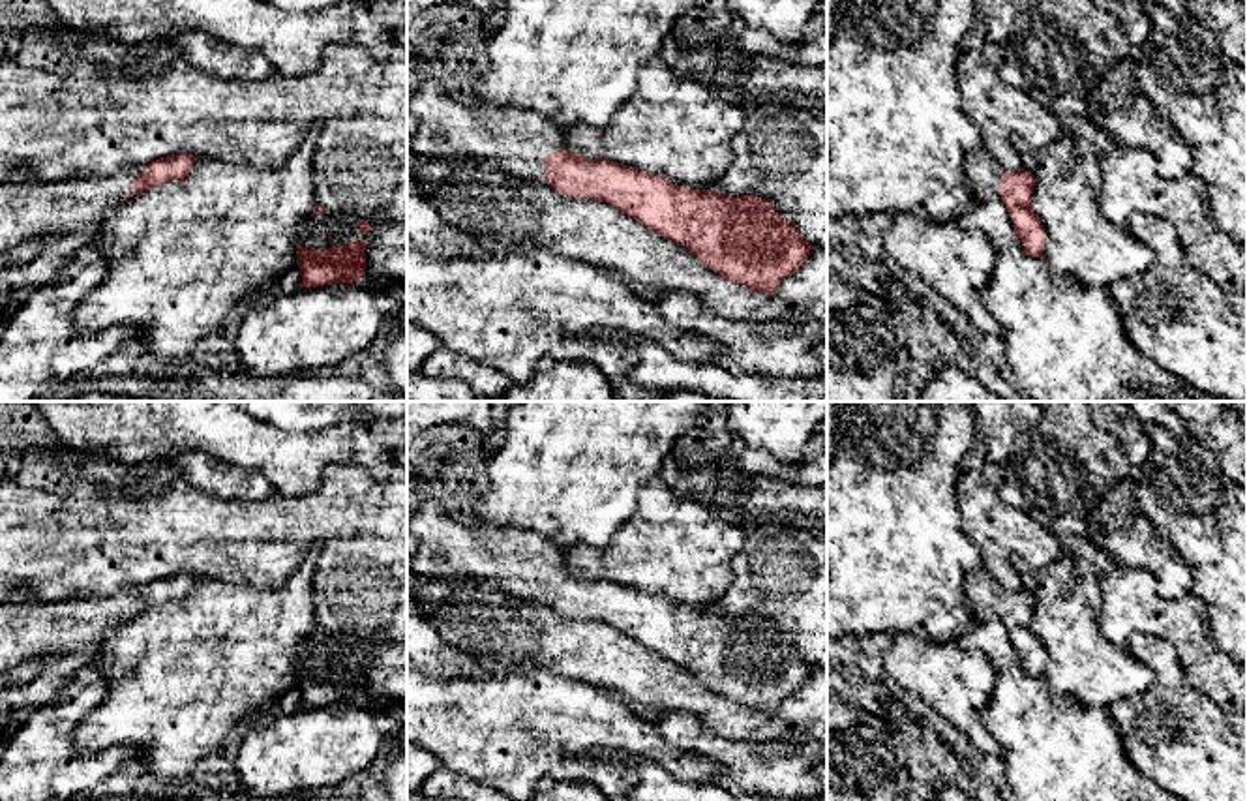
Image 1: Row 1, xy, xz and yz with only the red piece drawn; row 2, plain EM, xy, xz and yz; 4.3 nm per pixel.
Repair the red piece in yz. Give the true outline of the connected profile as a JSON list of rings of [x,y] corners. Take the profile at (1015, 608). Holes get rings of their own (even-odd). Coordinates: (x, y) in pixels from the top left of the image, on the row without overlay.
[[[979,565],[964,580],[964,598],[969,606],[973,623],[996,613],[1001,615],[1026,673],[1041,677],[1046,653],[1029,625],[1035,608],[1033,595],[1026,589],[1016,593],[1003,591],[990,570]]]

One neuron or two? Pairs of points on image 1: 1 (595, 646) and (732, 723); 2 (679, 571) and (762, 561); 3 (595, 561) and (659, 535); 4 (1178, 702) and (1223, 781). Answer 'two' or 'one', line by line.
1: one
2: two
3: one
4: one

